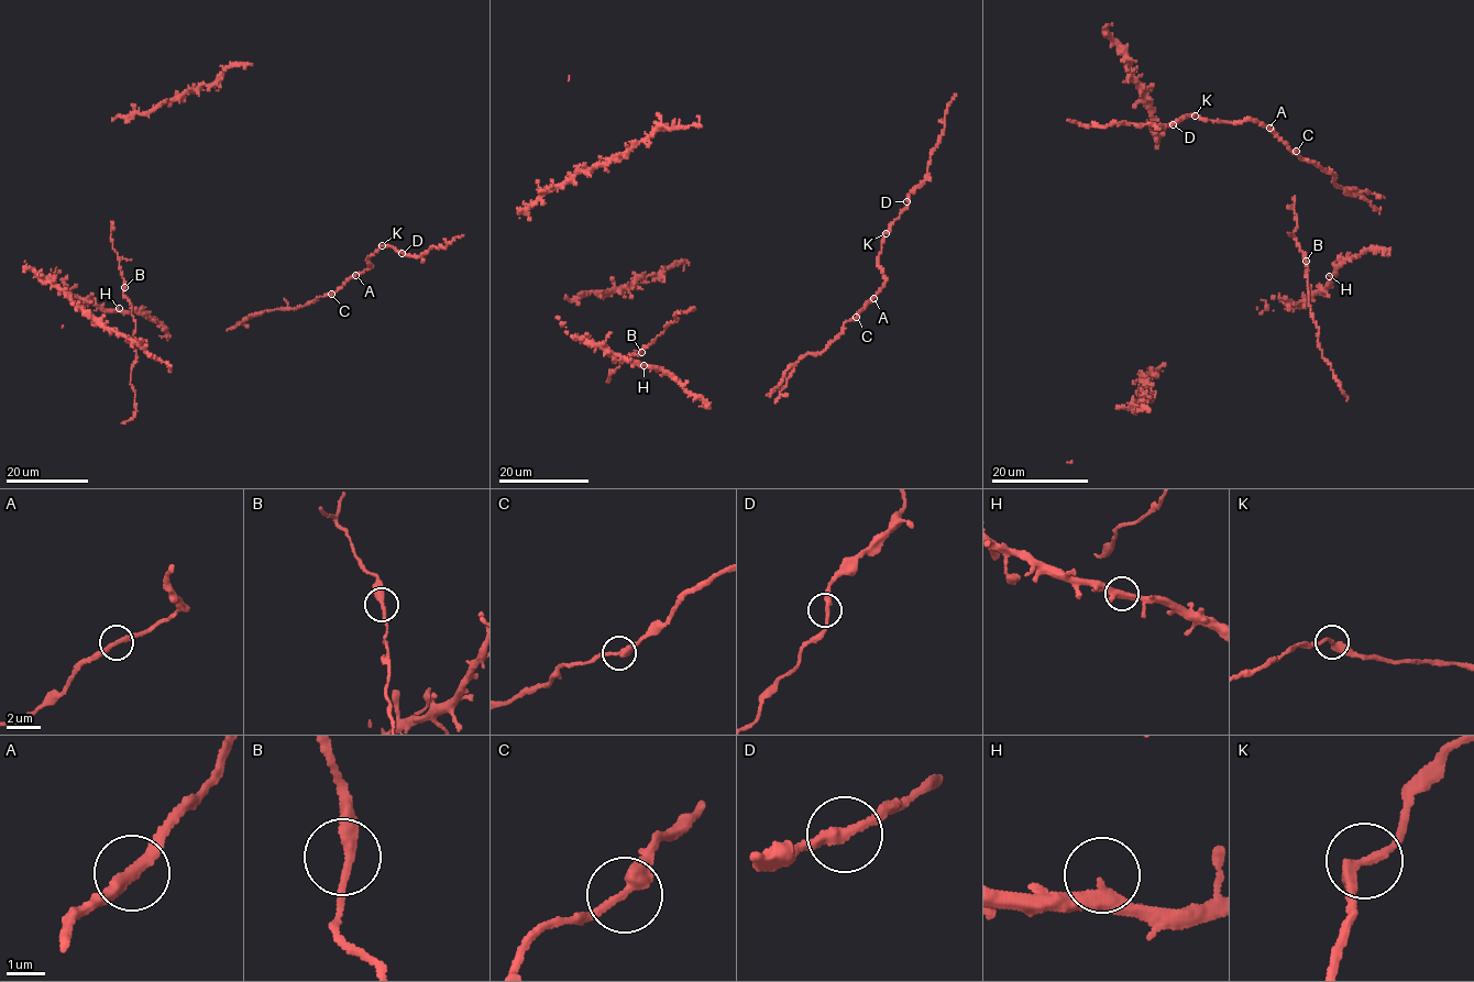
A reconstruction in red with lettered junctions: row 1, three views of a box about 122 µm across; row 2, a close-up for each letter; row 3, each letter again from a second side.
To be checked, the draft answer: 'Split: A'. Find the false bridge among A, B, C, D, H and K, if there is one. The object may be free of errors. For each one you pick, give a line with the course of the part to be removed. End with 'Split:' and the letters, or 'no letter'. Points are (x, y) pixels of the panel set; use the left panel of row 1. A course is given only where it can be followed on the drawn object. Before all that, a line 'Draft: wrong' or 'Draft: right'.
Draft: wrong
Split: no letter

